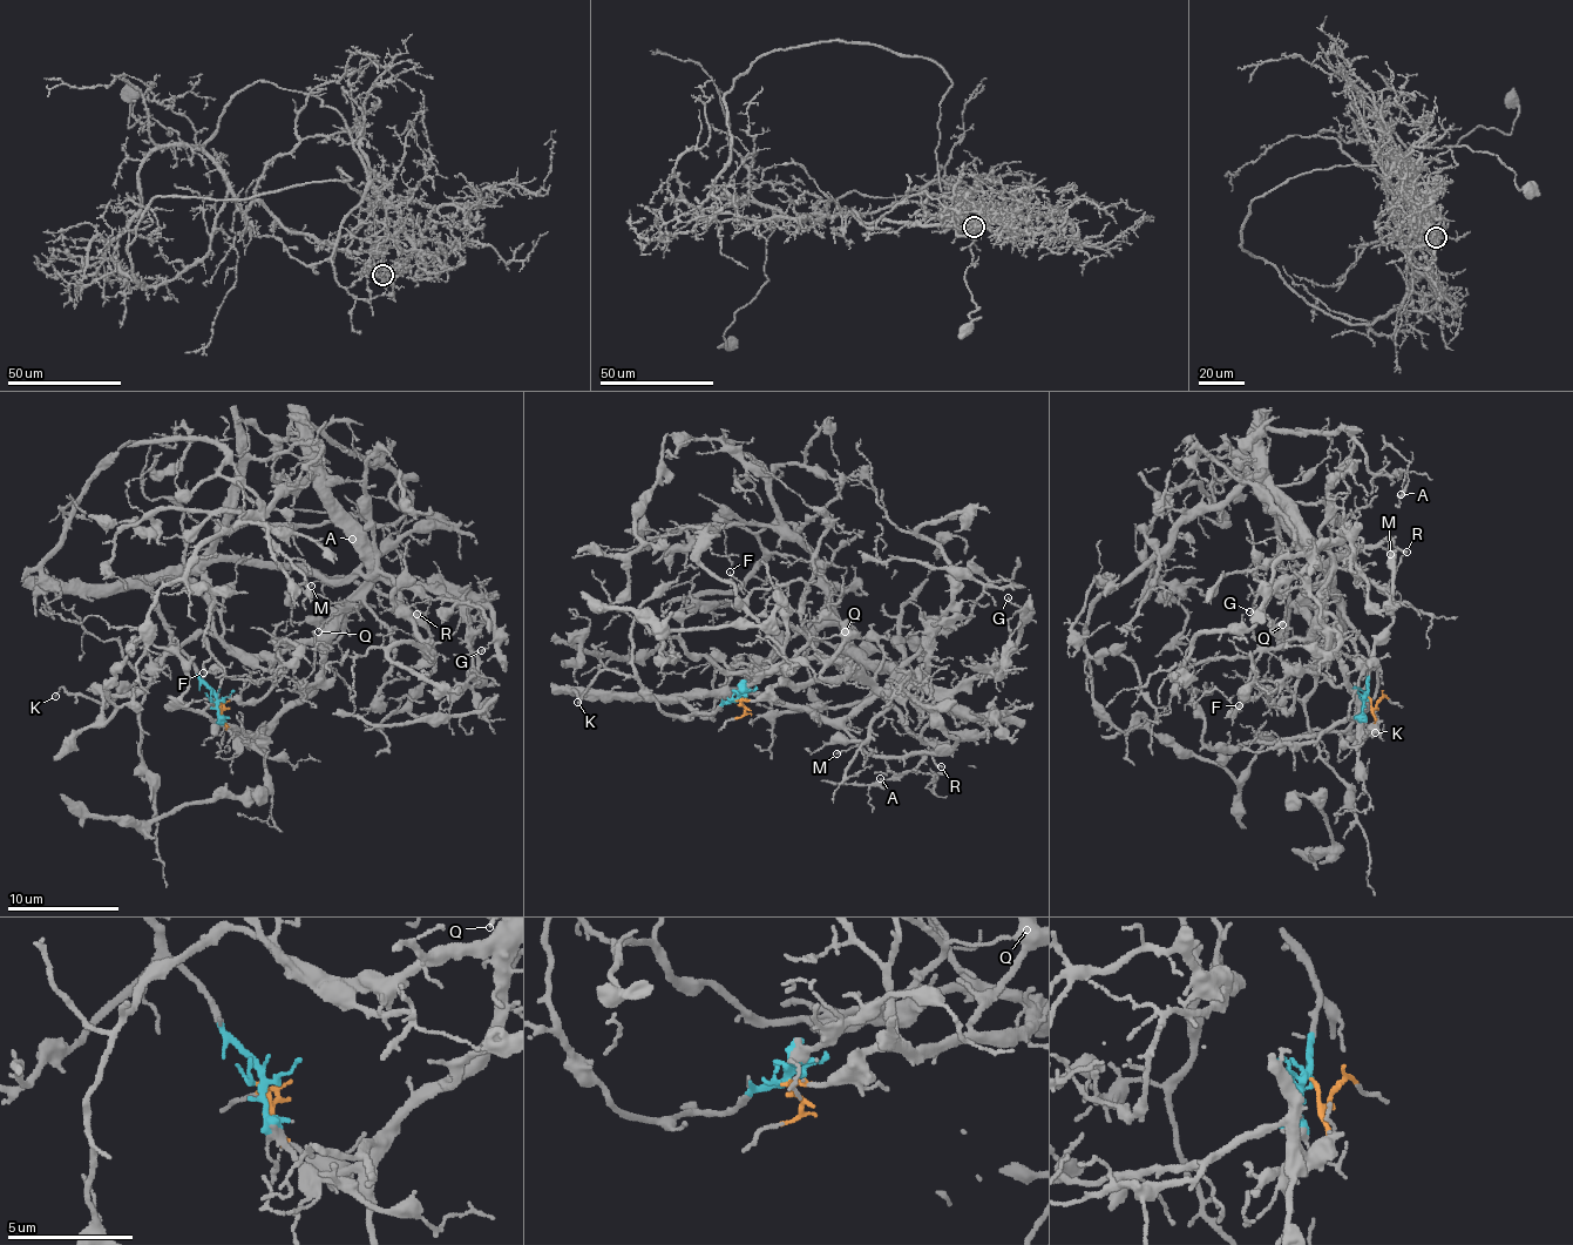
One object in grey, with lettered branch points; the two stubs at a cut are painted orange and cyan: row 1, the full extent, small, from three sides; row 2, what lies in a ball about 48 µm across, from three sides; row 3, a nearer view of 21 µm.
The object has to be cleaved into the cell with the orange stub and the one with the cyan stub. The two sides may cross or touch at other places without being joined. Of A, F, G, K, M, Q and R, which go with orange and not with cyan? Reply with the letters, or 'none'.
A, F, G, Q

